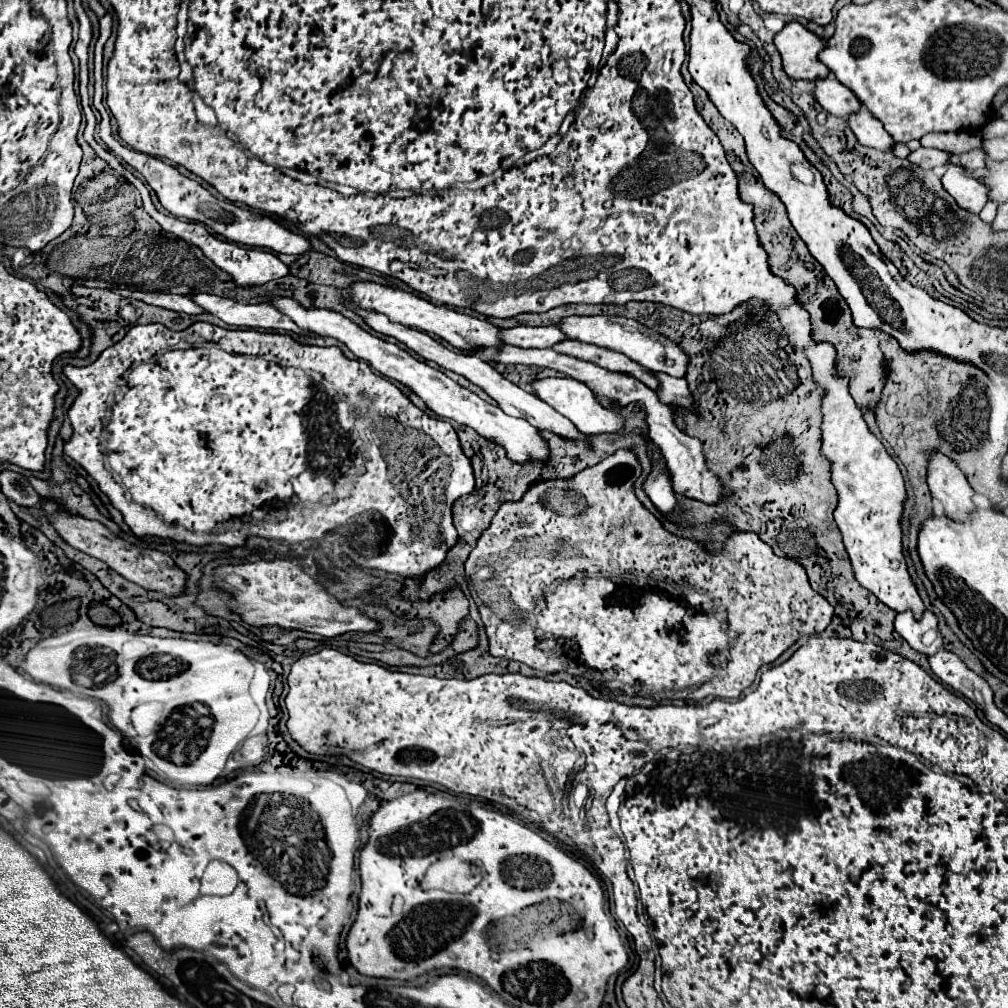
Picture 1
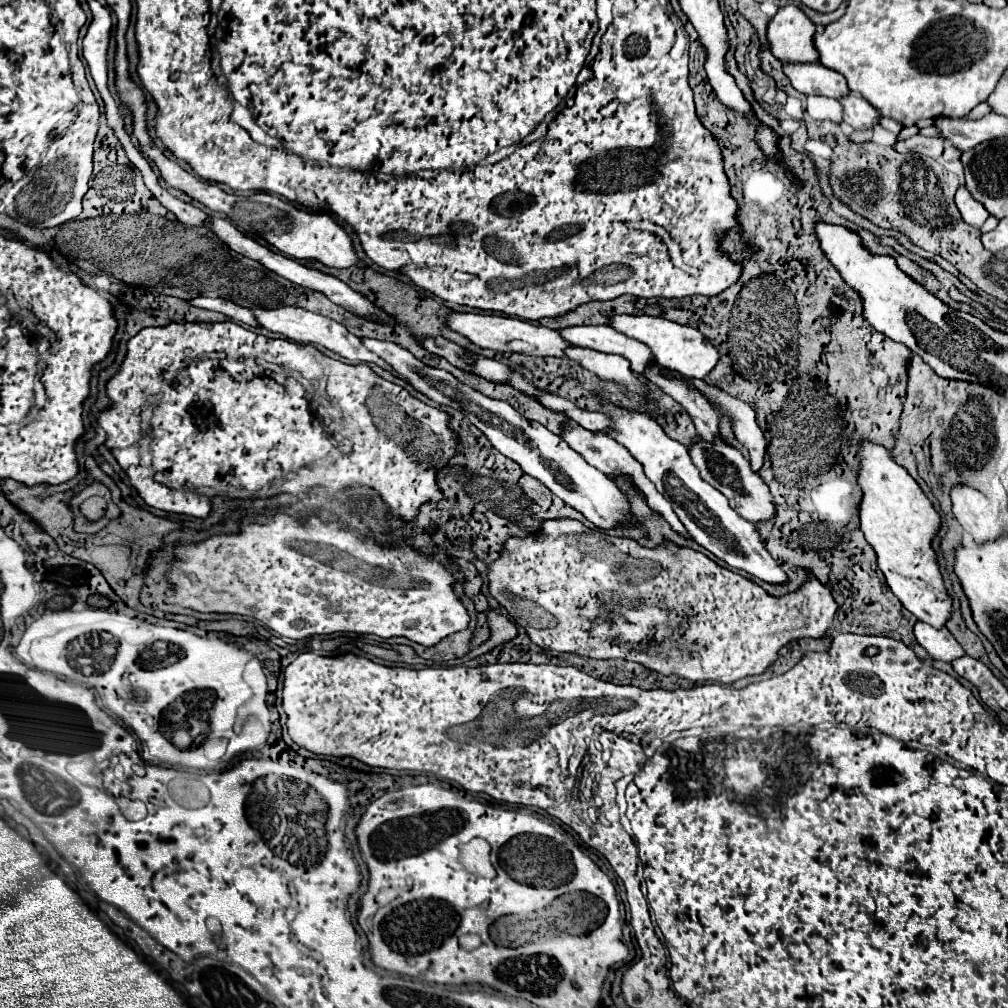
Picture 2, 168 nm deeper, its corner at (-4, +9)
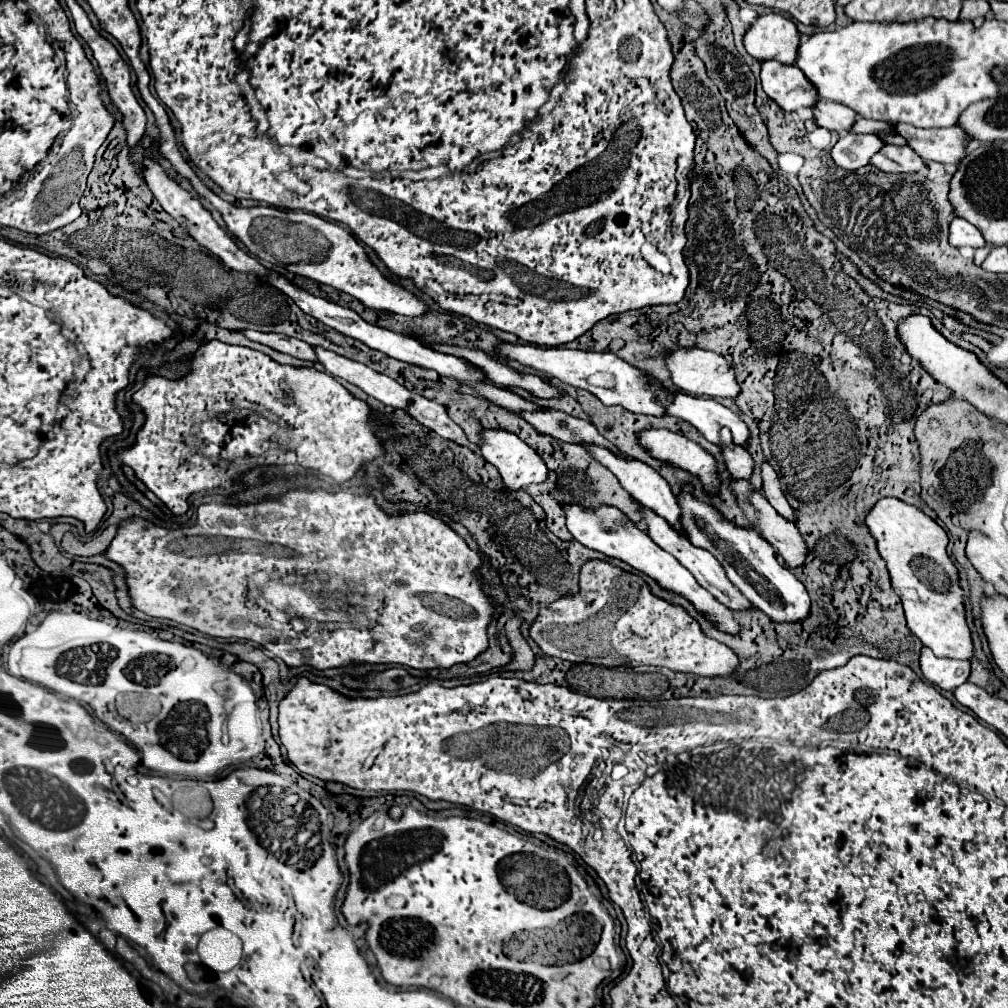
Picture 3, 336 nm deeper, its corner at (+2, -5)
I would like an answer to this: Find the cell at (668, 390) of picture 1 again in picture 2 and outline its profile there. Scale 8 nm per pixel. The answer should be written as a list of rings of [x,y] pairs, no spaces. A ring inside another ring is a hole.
[[[692,380],[696,384],[696,388],[708,396],[708,400],[718,408],[728,412],[734,418],[734,434],[736,440],[742,442],[748,450],[750,450],[750,464],[752,470],[758,472],[764,466],[764,456],[766,456],[766,440],[764,434],[760,430],[760,426],[756,424],[756,414],[752,412],[752,408],[738,400],[732,398],[730,394],[724,394],[722,390],[718,390],[716,386],[710,386],[702,380]]]

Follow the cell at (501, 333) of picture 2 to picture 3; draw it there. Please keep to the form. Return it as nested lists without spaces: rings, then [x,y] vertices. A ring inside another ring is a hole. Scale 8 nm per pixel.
[[[498,342],[494,346],[494,356],[504,360],[514,360],[522,366],[528,366],[536,370],[538,374],[554,376],[564,384],[588,390],[596,394],[604,404],[618,404],[630,412],[636,414],[656,414],[662,416],[664,410],[654,404],[654,394],[646,388],[646,380],[642,376],[642,370],[630,366],[628,362],[620,360],[612,352],[586,352],[586,350],[566,350],[566,348],[544,348],[544,346],[532,346],[532,344],[510,344],[510,342]]]

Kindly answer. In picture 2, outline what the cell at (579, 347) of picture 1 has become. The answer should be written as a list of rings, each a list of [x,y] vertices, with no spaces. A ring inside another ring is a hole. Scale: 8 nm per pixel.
[[[650,366],[646,376],[648,376],[650,382],[660,386],[668,396],[672,396],[676,402],[680,402],[686,408],[688,416],[696,424],[698,434],[706,442],[714,442],[716,438],[724,440],[722,434],[720,434],[720,414],[710,406],[710,402],[700,392],[690,388],[680,378],[666,378],[662,374],[662,370],[656,368],[656,366]]]

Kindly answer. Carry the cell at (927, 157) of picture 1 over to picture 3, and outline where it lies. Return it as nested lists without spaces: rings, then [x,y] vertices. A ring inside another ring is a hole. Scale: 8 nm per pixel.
[[[884,146],[872,156],[870,164],[884,172],[920,172],[926,174],[928,166],[922,156],[918,156],[910,146]]]

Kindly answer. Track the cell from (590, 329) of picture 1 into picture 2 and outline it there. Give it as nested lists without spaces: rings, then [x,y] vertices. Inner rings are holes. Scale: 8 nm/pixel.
[[[628,314],[612,316],[610,326],[630,338],[636,338],[652,346],[652,352],[656,354],[656,362],[660,366],[676,370],[686,378],[704,380],[716,368],[716,362],[720,360],[720,352],[710,344],[710,340],[690,326],[682,326],[682,324],[664,320],[664,318],[654,318],[654,316],[628,316]]]

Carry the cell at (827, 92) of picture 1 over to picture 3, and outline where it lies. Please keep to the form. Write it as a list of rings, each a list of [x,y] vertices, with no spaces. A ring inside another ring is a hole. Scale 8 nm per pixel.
[[[768,60],[762,64],[760,80],[764,92],[786,112],[814,108],[814,104],[820,100],[814,84],[802,76],[798,66],[786,66],[778,64],[776,60]]]

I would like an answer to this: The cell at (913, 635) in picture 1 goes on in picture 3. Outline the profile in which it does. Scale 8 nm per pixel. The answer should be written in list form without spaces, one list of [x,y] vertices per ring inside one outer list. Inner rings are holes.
[[[922,648],[920,652],[920,668],[928,682],[940,686],[942,690],[954,690],[958,684],[964,684],[970,674],[970,662],[968,660],[956,660],[956,658],[938,658],[930,648]]]

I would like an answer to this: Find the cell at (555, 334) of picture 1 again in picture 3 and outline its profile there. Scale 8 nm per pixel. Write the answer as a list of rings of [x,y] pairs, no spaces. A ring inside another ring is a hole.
[[[644,372],[644,374],[646,374],[646,386],[650,386],[650,390],[654,392],[654,402],[660,404],[670,416],[676,416],[676,418],[692,424],[694,428],[698,428],[704,434],[706,440],[710,440],[714,444],[718,444],[718,432],[720,432],[722,426],[726,426],[732,432],[734,444],[738,444],[738,446],[746,444],[748,426],[732,410],[728,410],[726,406],[722,406],[722,404],[718,404],[718,402],[714,402],[710,398],[698,398],[698,396],[690,396],[690,394],[684,394],[684,392],[668,392],[654,376],[650,376],[648,372]]]

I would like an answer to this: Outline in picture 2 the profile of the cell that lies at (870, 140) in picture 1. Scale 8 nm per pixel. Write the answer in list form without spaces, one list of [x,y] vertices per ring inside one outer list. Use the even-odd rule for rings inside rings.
[[[846,94],[844,98],[840,98],[842,110],[844,110],[844,122],[850,124],[856,130],[864,130],[864,128],[874,128],[878,126],[878,110],[868,104],[864,98],[860,98],[860,94]]]

